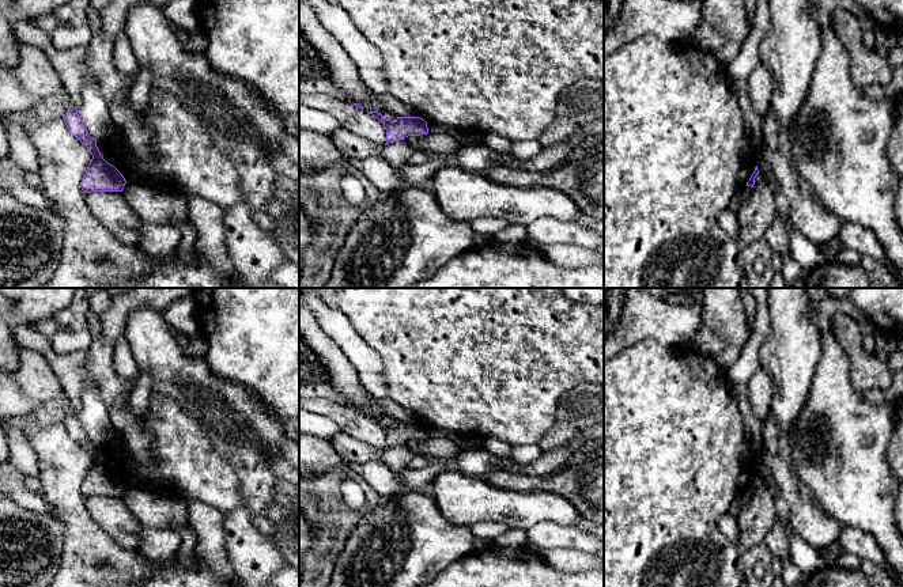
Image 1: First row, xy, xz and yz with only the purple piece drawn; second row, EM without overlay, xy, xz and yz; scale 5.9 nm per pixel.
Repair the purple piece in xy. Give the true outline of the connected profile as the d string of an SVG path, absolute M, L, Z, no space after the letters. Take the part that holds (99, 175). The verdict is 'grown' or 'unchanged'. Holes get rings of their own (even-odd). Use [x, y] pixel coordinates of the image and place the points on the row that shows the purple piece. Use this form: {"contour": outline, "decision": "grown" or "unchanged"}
{"contour": "M78 109L67 111L64 122L69 133L80 140L91 152L92 159L86 170L86 174L80 182L80 188L84 193L91 192L122 192L126 181L122 174L110 163L107 163L101 155L97 140L91 137L84 128Z", "decision": "unchanged"}

